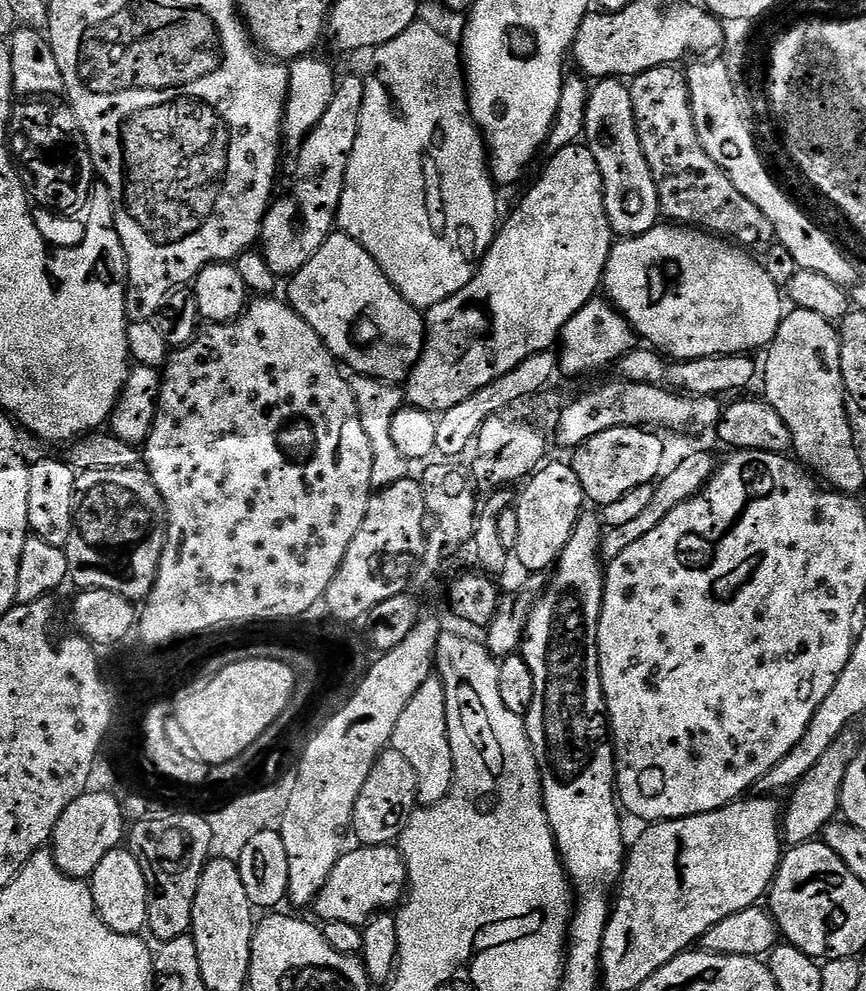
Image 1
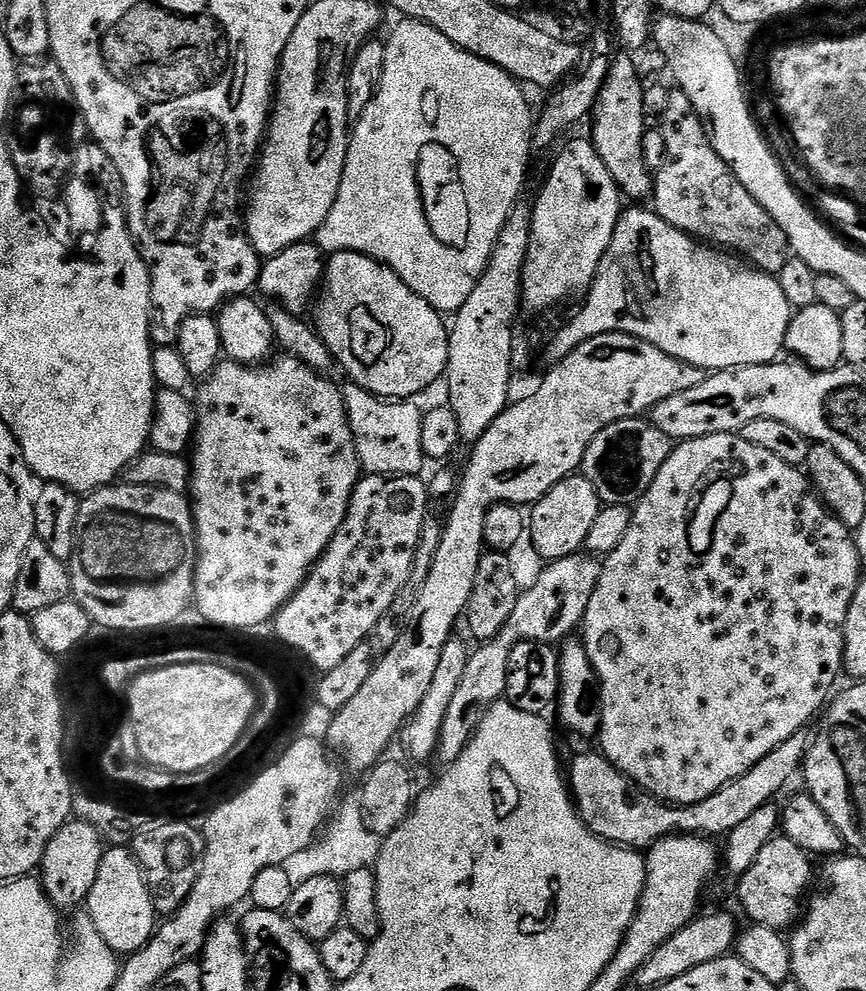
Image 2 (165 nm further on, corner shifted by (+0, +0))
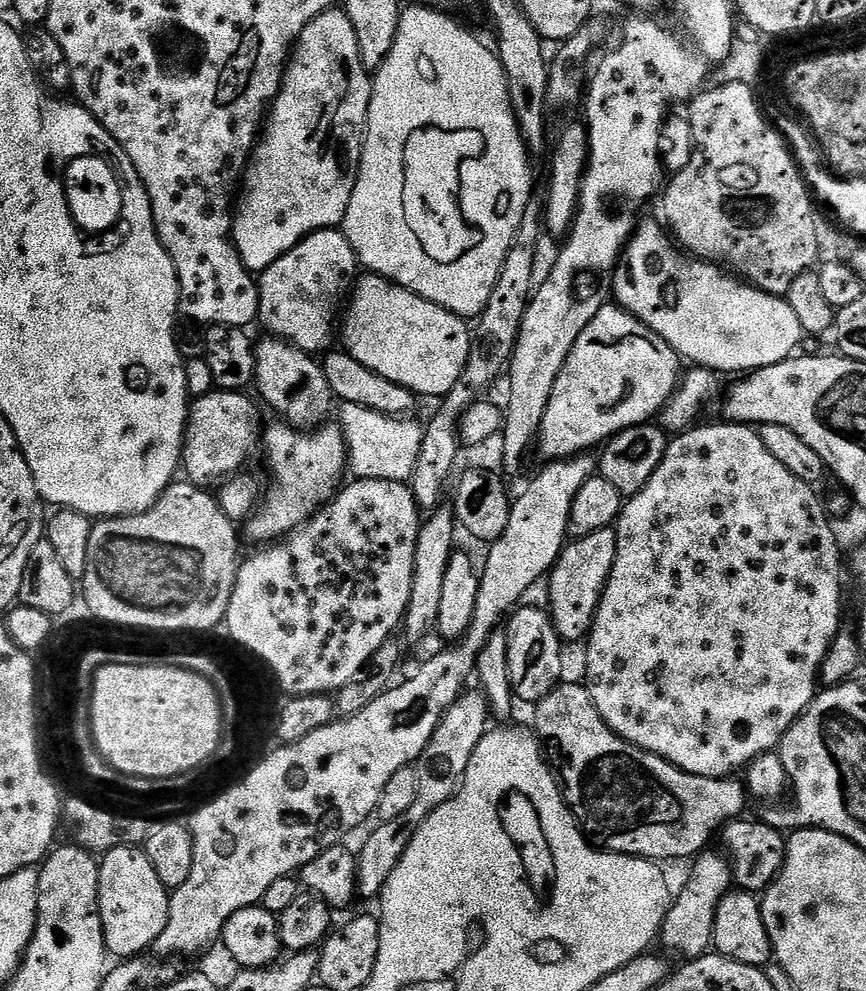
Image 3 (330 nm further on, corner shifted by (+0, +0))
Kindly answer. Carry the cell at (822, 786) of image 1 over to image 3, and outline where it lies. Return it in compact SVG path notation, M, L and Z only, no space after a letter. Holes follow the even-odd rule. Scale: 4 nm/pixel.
M705 850L691 861L692 869L689 870L684 885L675 893L672 909L660 927L658 940L661 945L664 943L663 951L685 956L683 959L688 962L705 955L713 947L714 918L718 914L720 899L728 895L734 884L732 865L727 855L712 851Z

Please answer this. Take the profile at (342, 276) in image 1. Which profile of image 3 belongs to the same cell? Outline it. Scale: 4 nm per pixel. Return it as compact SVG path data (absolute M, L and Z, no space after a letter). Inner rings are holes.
M364 274L357 279L350 293L350 299L347 301L346 311L342 316L342 344L344 340L343 347L355 360L362 362L362 366L366 366L366 370L374 370L374 374L382 374L382 378L386 378L389 382L394 382L398 386L406 386L406 390L415 392L417 397L436 396L435 398L443 398L448 395L450 390L454 390L458 378L462 378L462 370L466 370L468 365L474 343L474 332L471 327L468 329L468 324L469 321L465 317L454 315L450 310L446 310L442 306L438 306L434 302L430 302L426 298L422 298L418 294L392 283L384 276Z

